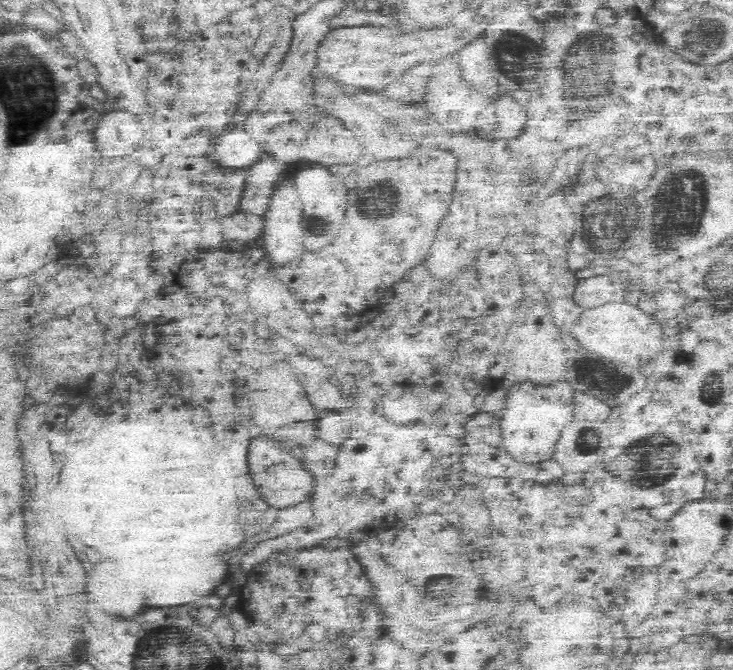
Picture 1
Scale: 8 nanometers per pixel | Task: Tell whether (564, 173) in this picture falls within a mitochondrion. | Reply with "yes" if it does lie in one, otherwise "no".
no

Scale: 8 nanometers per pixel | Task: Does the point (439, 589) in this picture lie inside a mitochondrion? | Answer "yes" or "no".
yes

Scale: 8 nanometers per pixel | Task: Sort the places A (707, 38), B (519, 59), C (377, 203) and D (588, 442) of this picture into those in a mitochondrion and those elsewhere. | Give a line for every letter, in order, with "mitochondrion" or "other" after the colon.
A: mitochondrion
B: mitochondrion
C: mitochondrion
D: mitochondrion

